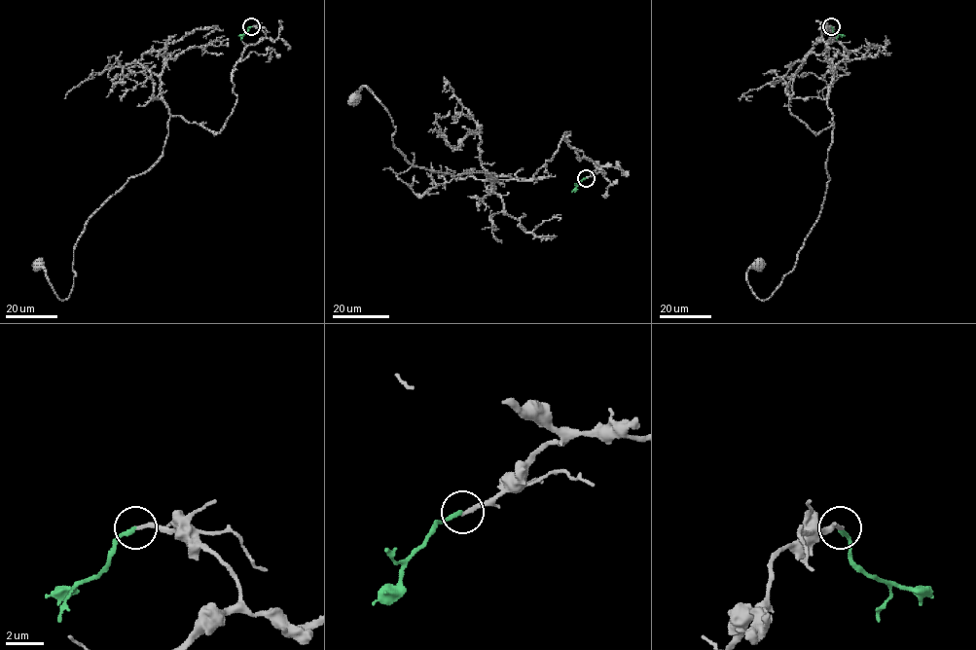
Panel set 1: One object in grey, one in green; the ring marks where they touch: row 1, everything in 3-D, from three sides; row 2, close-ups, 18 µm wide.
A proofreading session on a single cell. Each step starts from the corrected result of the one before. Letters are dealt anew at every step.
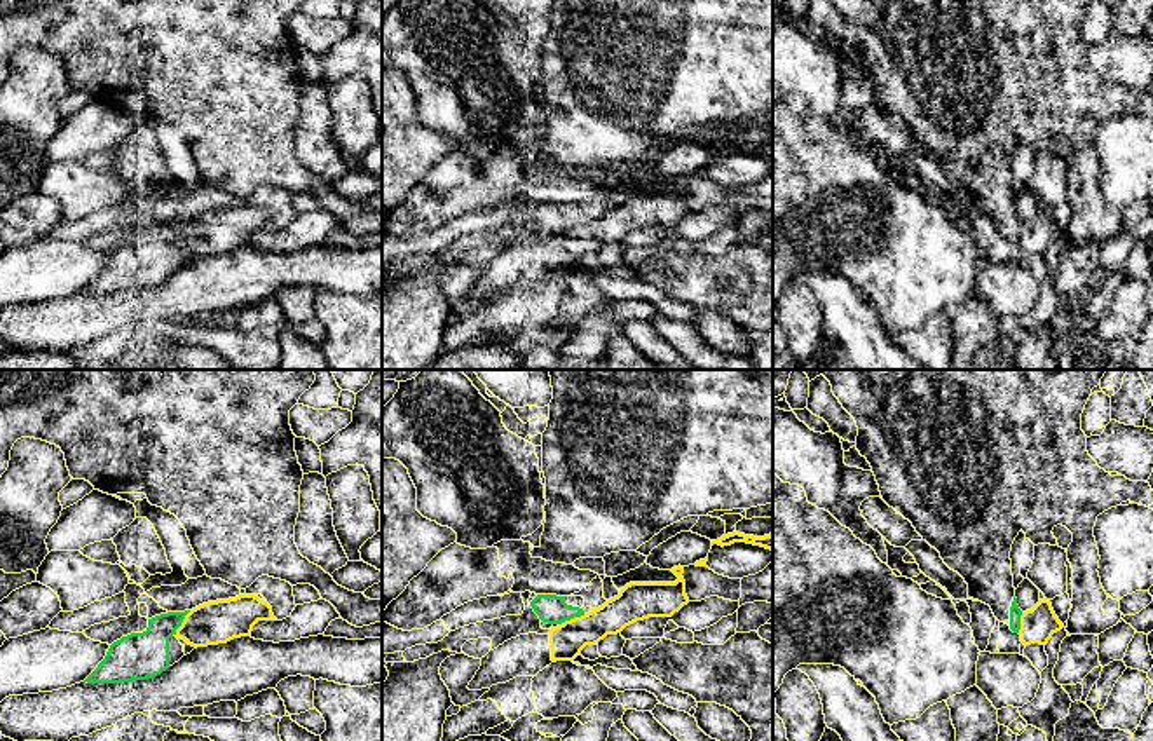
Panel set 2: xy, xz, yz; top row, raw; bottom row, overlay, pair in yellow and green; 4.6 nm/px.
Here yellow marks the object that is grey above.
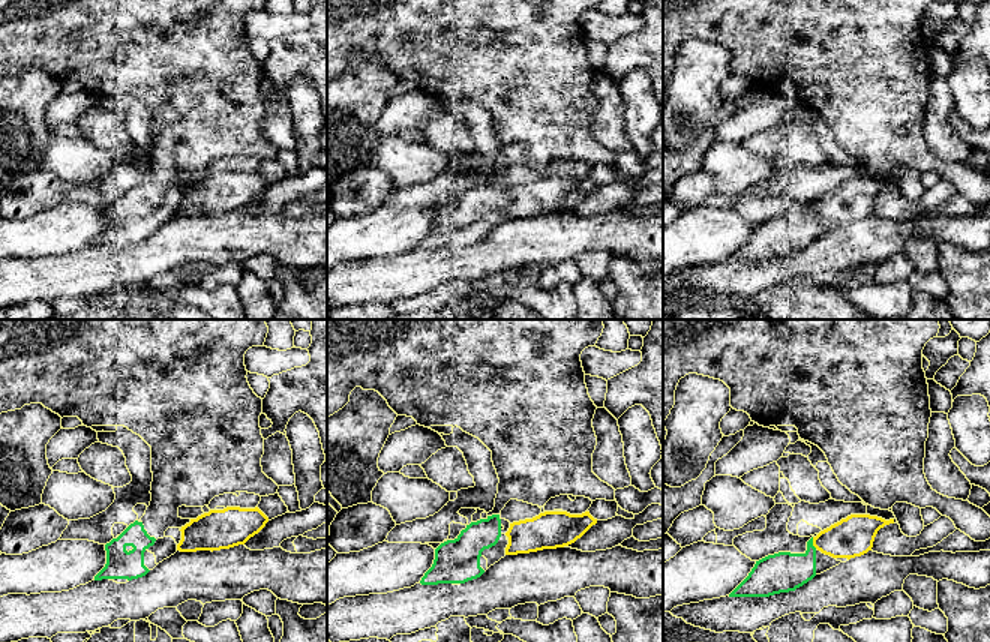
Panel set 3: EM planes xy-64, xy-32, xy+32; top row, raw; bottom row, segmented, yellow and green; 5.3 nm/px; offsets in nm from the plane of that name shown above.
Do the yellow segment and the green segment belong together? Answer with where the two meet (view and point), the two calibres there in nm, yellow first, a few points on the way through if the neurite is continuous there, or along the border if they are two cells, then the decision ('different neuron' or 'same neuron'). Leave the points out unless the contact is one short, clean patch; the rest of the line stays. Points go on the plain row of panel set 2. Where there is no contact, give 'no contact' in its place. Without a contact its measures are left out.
contact xy (182, 232); calibres 200 and 220 nm; border xy (191, 220), (175, 243); different neuron

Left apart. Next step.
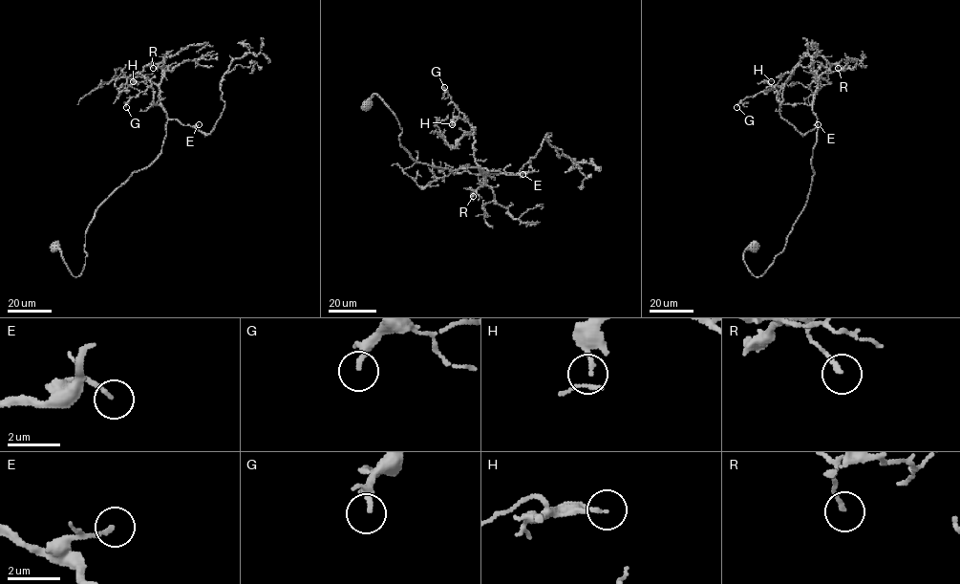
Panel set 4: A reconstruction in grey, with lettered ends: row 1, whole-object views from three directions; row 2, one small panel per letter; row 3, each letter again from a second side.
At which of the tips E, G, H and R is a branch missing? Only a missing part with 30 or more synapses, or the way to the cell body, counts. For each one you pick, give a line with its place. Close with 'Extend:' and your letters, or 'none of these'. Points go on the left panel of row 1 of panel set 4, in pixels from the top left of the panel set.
G: Place: (126, 107)
Extend: G

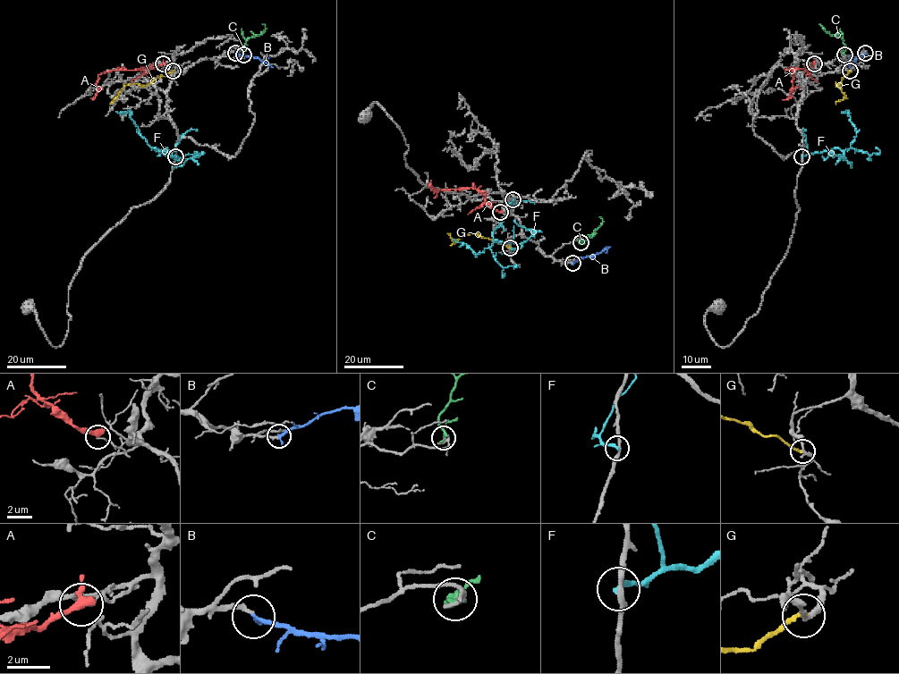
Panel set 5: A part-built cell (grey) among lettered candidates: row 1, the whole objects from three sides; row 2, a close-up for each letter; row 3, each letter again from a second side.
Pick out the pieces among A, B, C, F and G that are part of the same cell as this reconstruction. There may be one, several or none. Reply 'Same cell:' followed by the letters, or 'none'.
Same cell: B

